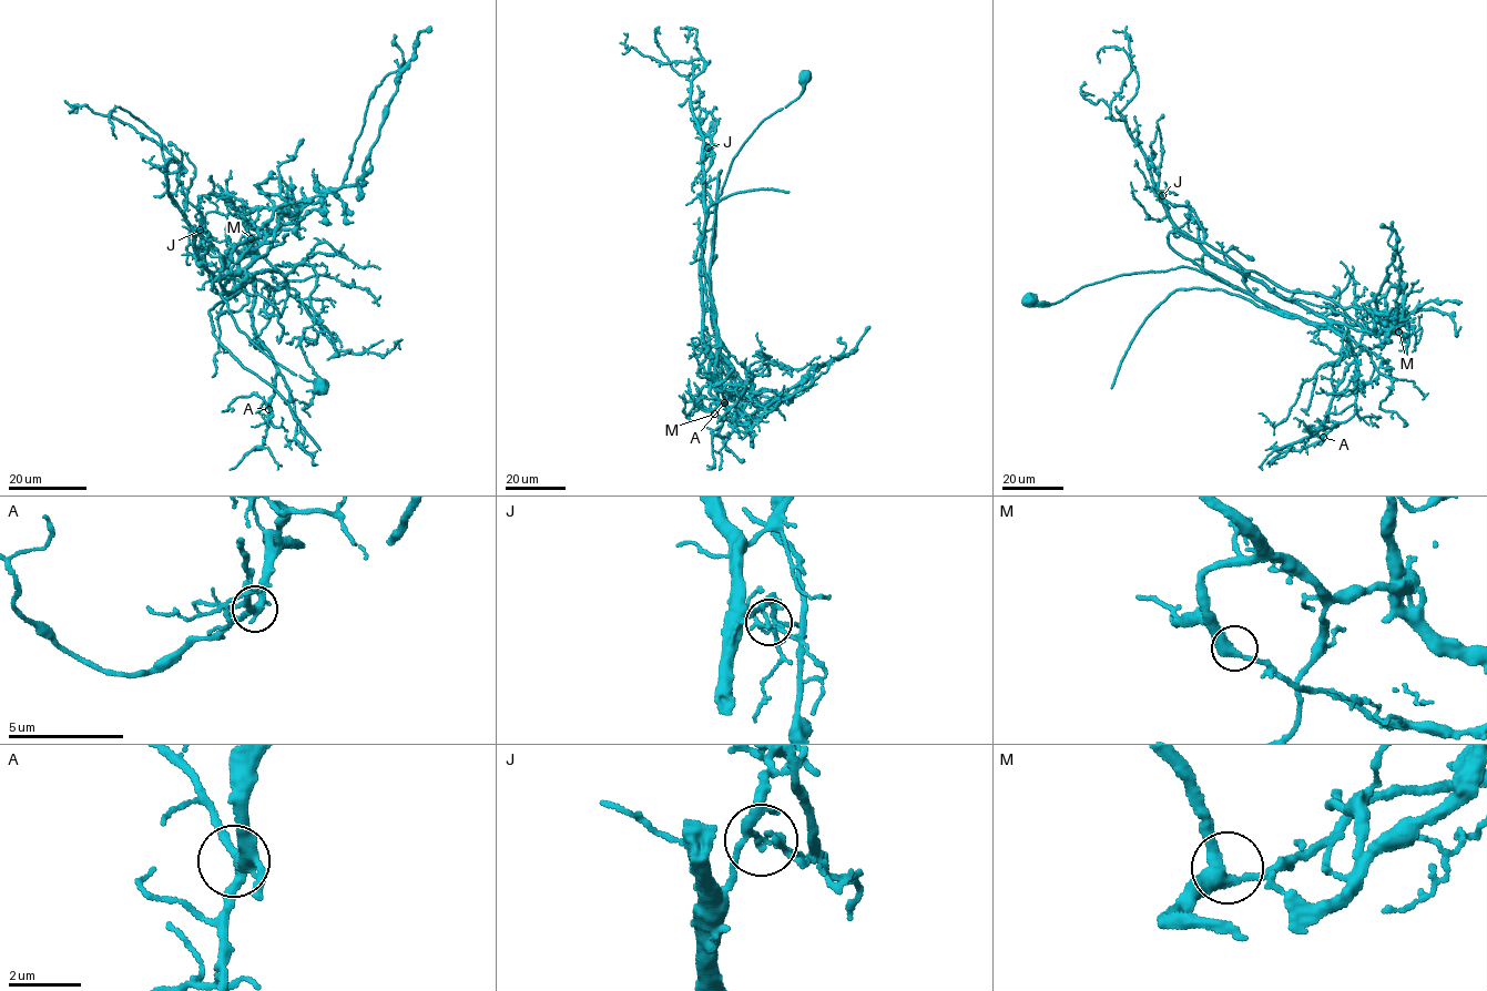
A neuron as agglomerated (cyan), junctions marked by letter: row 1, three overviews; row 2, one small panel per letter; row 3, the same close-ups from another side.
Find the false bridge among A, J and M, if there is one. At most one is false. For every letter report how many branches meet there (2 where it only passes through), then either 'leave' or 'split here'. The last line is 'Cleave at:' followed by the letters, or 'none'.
A: 3 | leave
J: 3 | split here
M: 3 | leave
Cleave at: J

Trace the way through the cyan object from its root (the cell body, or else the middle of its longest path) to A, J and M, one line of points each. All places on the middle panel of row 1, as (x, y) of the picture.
A: (805, 74), (804, 91), (763, 121), (733, 159), (714, 208), (709, 278), (715, 390), (732, 392), (724, 402)
J: (805, 74), (804, 91), (763, 121), (733, 160), (711, 243), (721, 171), (714, 204), (702, 183), (708, 147)
M: (805, 74), (804, 91), (763, 121), (733, 159), (714, 208), (714, 414)

